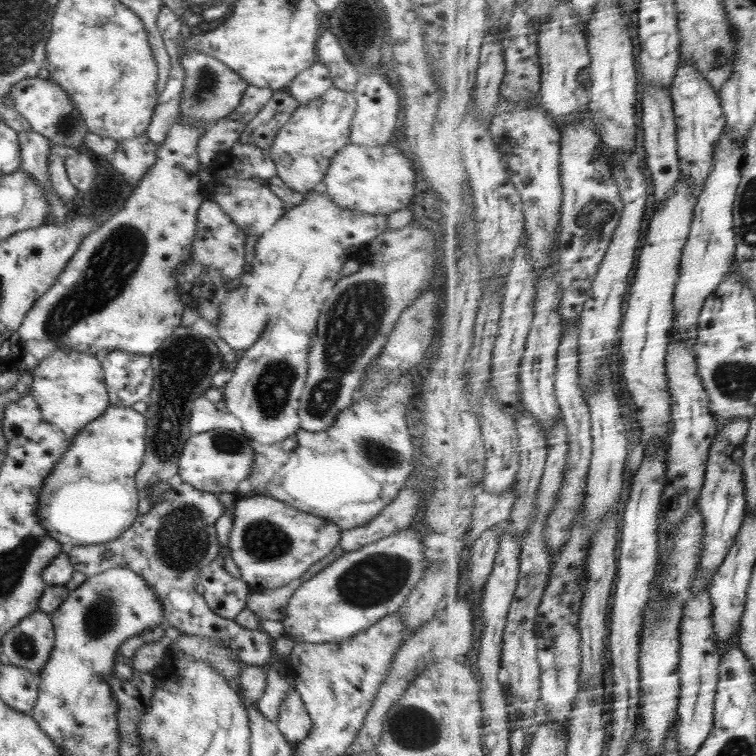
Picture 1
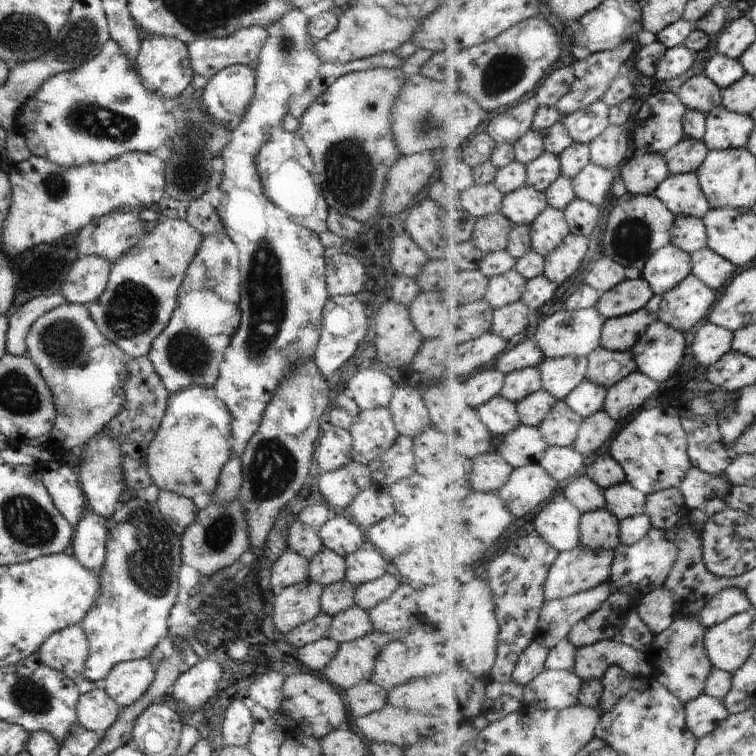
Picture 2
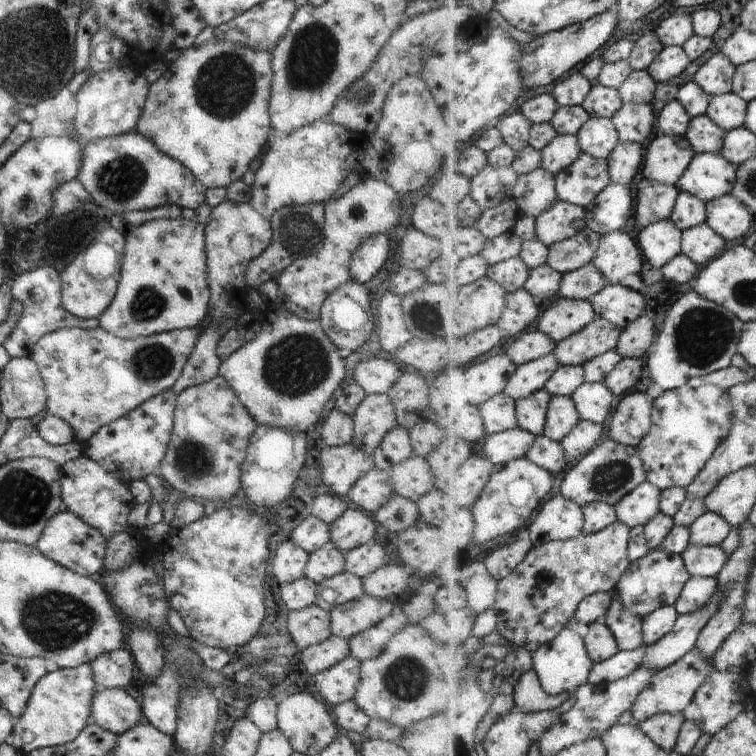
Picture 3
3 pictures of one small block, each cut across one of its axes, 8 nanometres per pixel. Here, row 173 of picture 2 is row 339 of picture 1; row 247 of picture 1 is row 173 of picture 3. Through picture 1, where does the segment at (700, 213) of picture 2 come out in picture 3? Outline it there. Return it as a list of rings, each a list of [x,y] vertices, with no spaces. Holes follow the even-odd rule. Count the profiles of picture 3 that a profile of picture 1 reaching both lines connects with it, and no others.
[[[722,153],[697,154],[678,188],[699,196],[704,202],[733,194],[739,178],[739,167]]]

